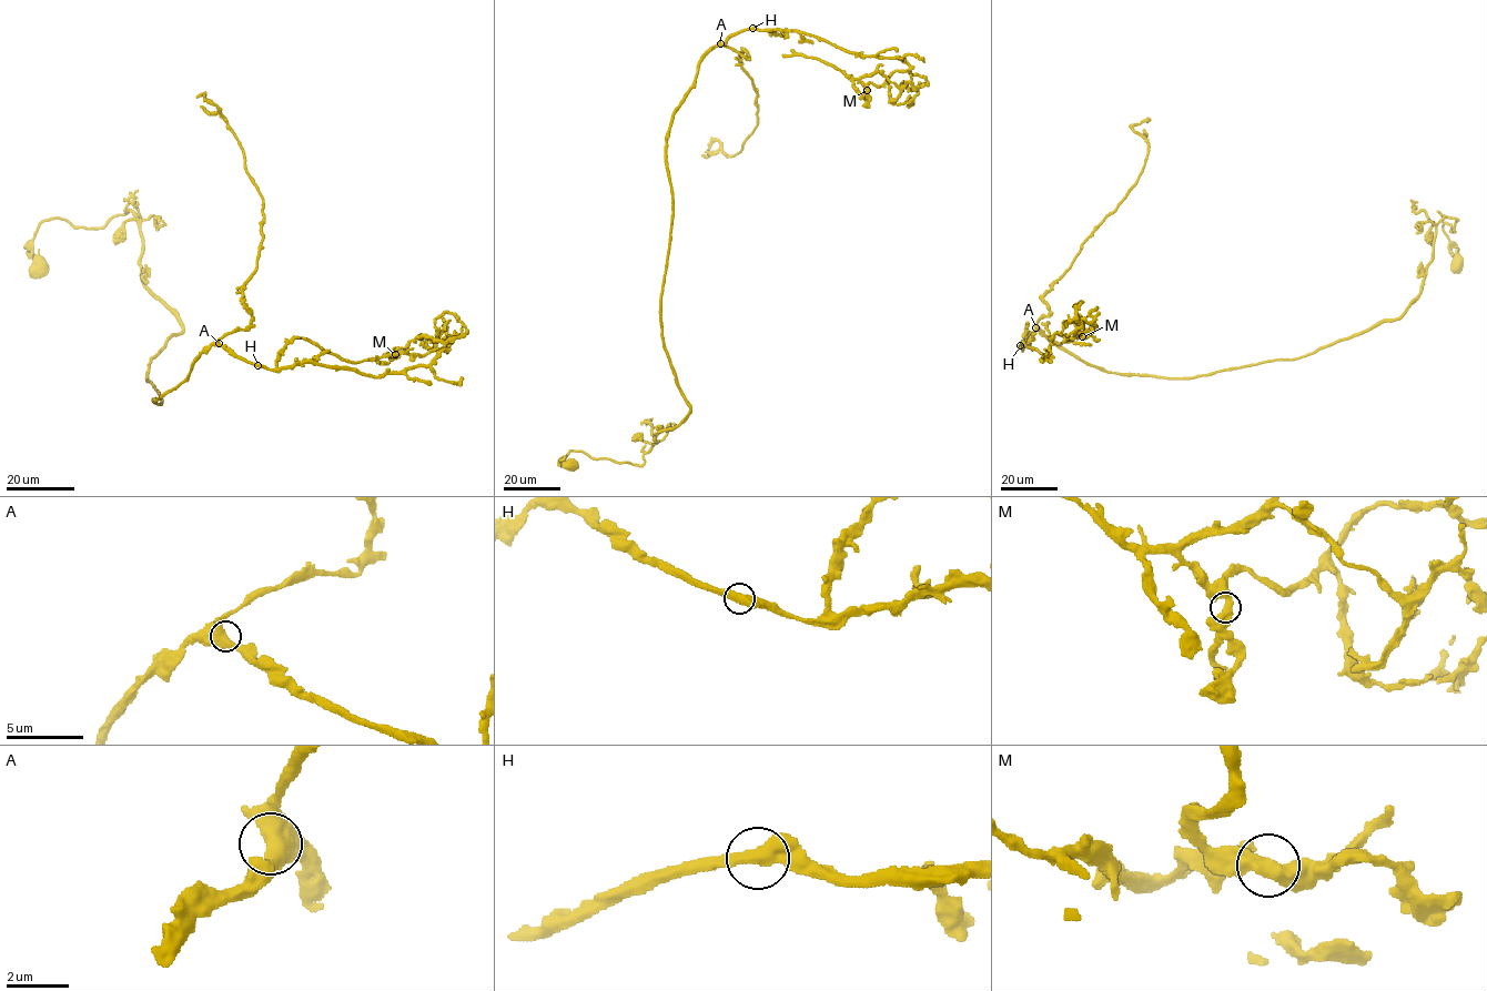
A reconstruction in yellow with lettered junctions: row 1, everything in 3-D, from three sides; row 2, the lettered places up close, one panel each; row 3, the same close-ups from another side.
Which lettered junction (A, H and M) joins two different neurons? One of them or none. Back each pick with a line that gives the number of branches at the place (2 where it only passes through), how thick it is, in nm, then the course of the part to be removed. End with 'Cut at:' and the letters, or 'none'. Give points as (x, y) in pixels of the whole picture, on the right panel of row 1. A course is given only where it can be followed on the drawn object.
M: 2 | 550 nm | (1082, 336), (1063, 336), (1074, 337), (1080, 333), (1075, 331), (1082, 325), (1082, 319), (1091, 322), (1099, 312)
Cut at: M

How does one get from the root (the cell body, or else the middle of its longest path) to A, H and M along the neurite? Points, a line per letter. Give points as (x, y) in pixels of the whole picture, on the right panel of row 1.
A: (1456, 264), (1443, 223), (1455, 231), (1457, 220), (1445, 216), (1398, 319), (1192, 377), (1108, 373), (1035, 327)
H: (1456, 264), (1445, 216), (1400, 316), (1292, 359), (1166, 378), (1100, 370), (1038, 329), (1020, 345)
M: (1456, 264), (1445, 216), (1400, 316), (1292, 359), (1166, 378), (1038, 329), (1021, 346), (1082, 336)

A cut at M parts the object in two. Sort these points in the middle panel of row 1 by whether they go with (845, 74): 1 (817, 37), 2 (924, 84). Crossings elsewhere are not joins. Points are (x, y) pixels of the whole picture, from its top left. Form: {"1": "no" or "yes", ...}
{"1": "no", "2": "no"}

